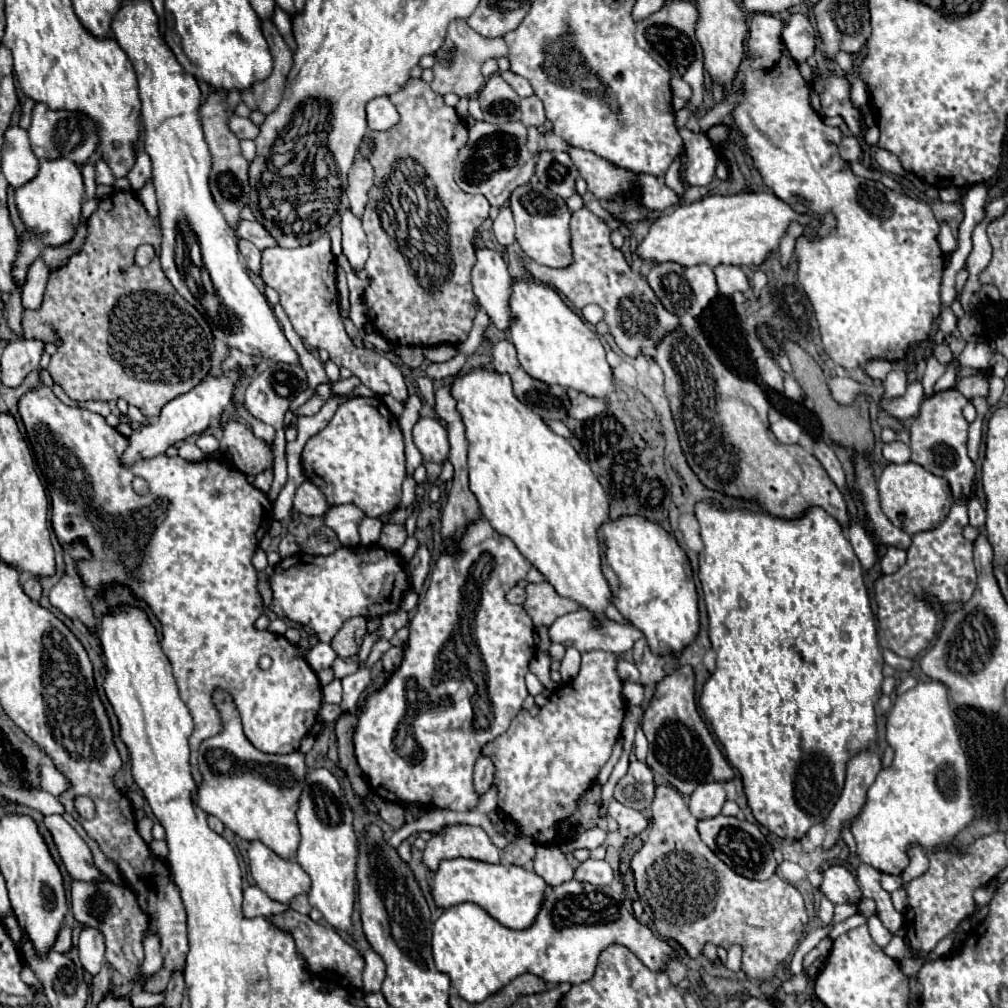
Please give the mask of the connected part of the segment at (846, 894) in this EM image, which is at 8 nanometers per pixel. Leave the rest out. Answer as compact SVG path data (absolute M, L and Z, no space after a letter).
M832 865L822 871L822 883L818 887L832 903L860 901L862 893L856 877L842 865Z

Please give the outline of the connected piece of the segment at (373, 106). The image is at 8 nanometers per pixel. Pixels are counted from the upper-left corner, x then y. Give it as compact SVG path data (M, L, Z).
M376 97L366 107L368 113L368 127L372 131L386 131L398 123L398 111L390 103L388 97Z

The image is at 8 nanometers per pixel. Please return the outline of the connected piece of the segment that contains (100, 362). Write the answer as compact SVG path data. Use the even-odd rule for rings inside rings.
M114 191L110 197L104 197L98 211L88 219L88 237L86 237L86 243L82 247L82 251L78 255L74 255L66 267L62 267L60 271L52 273L50 275L50 281L48 281L48 289L44 293L44 301L42 301L42 307L38 311L24 311L22 313L22 333L24 337L34 337L34 339L46 339L46 343L52 343L54 341L54 333L62 339L62 345L58 347L58 353L52 357L50 365L48 365L48 373L52 375L52 379L66 391L66 395L78 403L84 403L84 401L90 401L90 399L96 399L96 401L118 401L118 399L126 399L130 405L136 405L146 417L158 417L160 415L160 409L176 399L178 395L194 389L210 371L210 365L212 365L212 351L214 351L214 343L212 343L212 331L208 327L208 323L204 321L204 317L190 305L186 303L186 299L182 299L174 287L170 287L170 281L166 279L166 275L162 275L162 269L160 269L160 239L162 239L162 233L160 233L160 227L158 223L146 213L146 209L142 207L142 203L128 191ZM138 245L152 245L156 249L156 257L152 259L152 263L148 267L136 267L134 265L134 253L138 249Z

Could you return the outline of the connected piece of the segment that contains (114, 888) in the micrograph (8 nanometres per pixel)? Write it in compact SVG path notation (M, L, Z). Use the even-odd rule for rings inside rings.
M72 881L70 895L70 905L76 921L80 921L86 927L94 927L104 935L108 963L126 979L138 977L142 985L146 981L146 977L140 977L140 965L144 961L142 935L148 919L136 905L134 893L128 887L110 881Z

